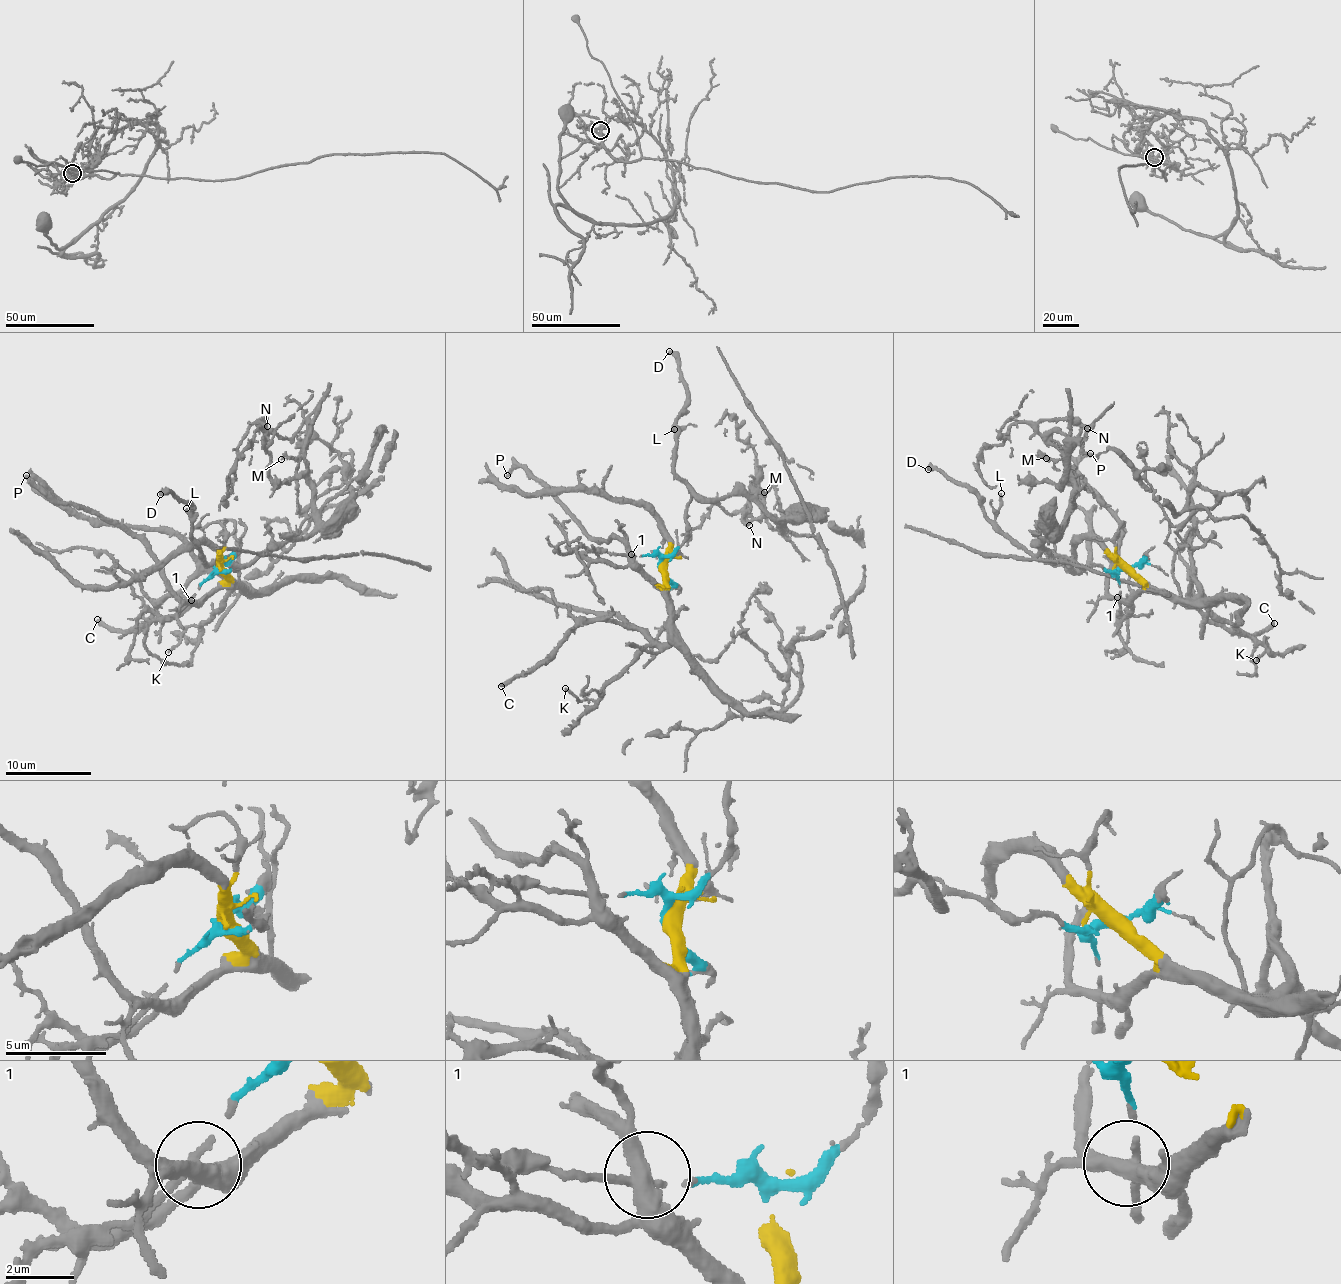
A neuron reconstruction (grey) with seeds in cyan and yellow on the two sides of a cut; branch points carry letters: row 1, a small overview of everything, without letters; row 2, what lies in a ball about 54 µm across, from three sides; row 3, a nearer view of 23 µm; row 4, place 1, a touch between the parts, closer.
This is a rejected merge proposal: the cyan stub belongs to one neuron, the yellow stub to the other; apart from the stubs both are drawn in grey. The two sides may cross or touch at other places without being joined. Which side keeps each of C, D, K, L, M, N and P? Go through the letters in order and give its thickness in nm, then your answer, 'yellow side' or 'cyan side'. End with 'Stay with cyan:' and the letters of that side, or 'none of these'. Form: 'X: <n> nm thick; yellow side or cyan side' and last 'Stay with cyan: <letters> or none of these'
C: 360 nm thick; yellow side
D: 420 nm thick; cyan side
K: 200 nm thick; yellow side
L: 240 nm thick; cyan side
M: 150 nm thick; cyan side
N: 220 nm thick; cyan side
P: 280 nm thick; yellow side
Stay with cyan: D, L, M, N

